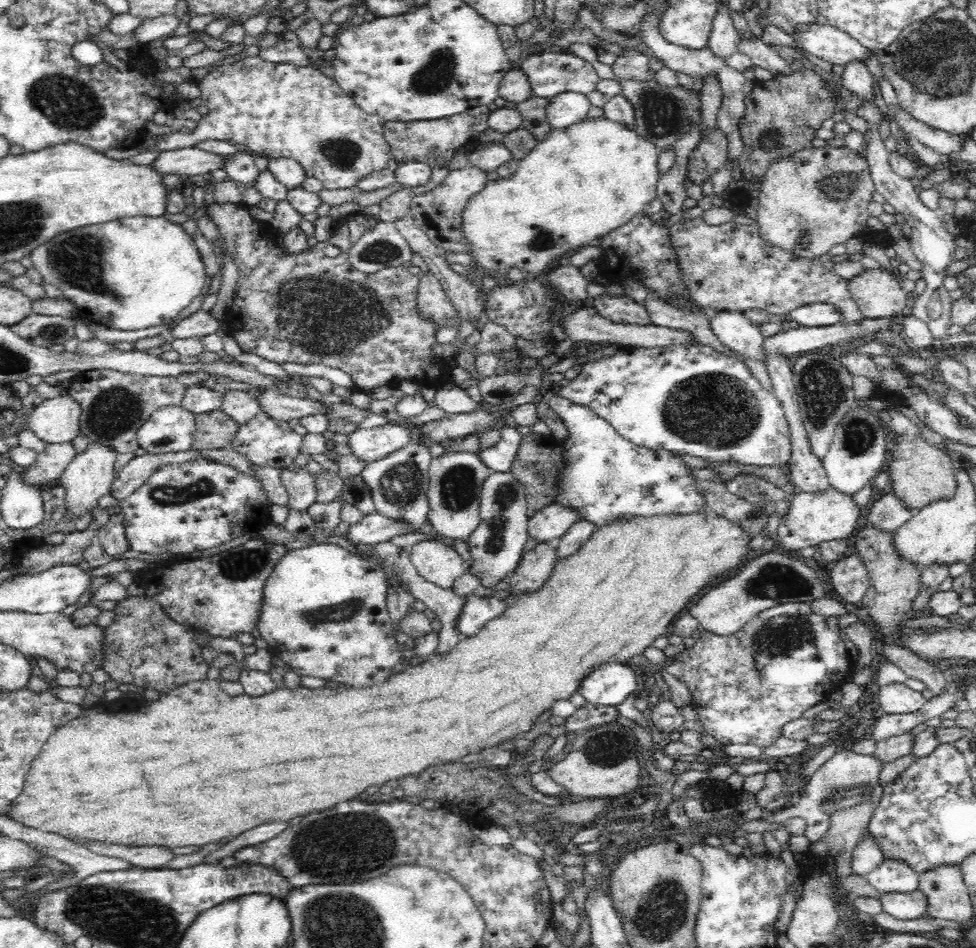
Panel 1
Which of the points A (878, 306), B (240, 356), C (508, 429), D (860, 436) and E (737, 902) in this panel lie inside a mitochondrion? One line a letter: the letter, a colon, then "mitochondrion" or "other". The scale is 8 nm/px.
A: other
B: other
C: other
D: mitochondrion
E: other

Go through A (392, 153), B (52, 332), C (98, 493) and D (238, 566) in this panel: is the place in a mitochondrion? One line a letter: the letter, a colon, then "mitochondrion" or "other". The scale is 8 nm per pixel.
A: other
B: mitochondrion
C: other
D: mitochondrion

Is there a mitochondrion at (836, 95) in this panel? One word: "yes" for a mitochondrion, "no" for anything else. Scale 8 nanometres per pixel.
no

